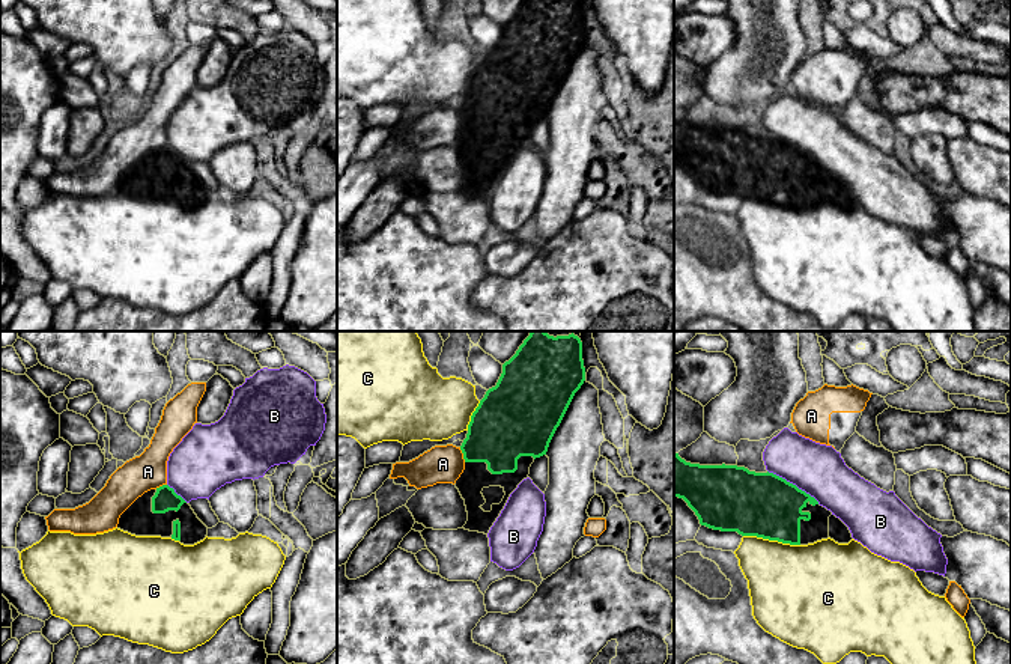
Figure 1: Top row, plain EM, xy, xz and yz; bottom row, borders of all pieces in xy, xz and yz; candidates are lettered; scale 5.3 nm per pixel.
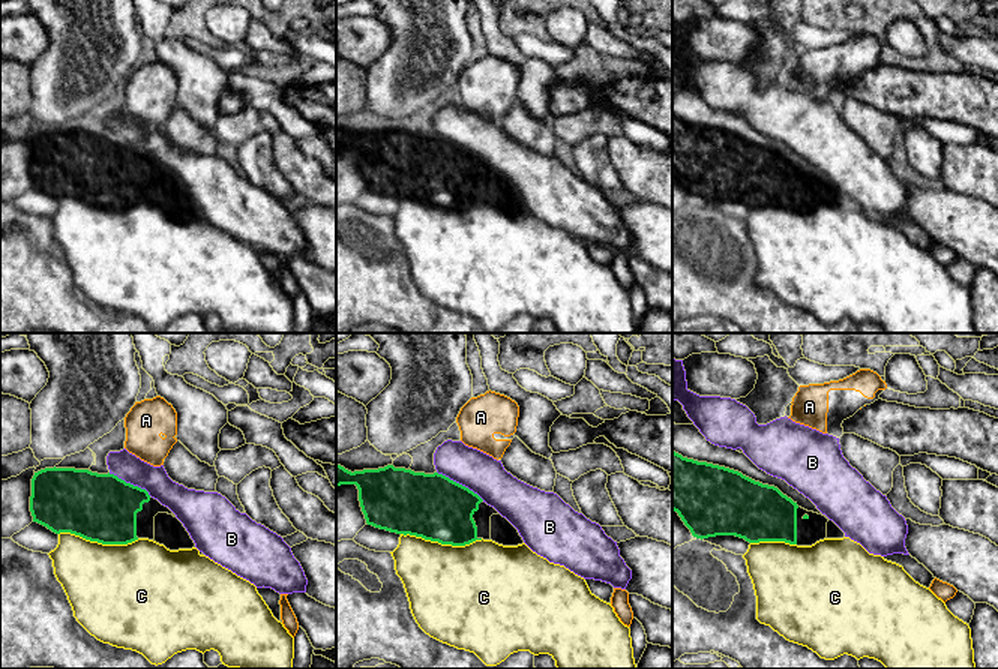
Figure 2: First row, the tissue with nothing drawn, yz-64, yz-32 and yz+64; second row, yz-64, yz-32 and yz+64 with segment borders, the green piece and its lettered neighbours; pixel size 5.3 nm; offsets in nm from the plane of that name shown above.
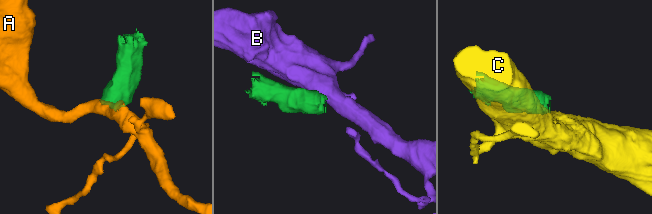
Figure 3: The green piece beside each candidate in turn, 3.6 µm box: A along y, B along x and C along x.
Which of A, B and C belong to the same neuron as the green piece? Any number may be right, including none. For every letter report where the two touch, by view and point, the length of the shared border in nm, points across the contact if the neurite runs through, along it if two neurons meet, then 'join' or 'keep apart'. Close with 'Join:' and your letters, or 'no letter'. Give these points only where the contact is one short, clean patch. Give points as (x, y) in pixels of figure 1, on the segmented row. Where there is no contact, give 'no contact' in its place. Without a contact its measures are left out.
A: xz (464, 455) | 90 nm | along xz (459, 447), (465, 461) | keep apart
B: yz (792, 484) | 340 nm | along yz (768, 470), (795, 484), (819, 503) | keep apart
C: yz (772, 539) | 300 nm | keep apart
Join: no letter

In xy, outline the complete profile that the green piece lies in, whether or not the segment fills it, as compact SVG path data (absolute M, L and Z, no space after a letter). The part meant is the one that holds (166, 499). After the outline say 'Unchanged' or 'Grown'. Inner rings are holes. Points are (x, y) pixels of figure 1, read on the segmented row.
M168 485L138 497L119 518L117 528L135 536L161 536L194 545L208 535L208 527L191 506Z. Grown

